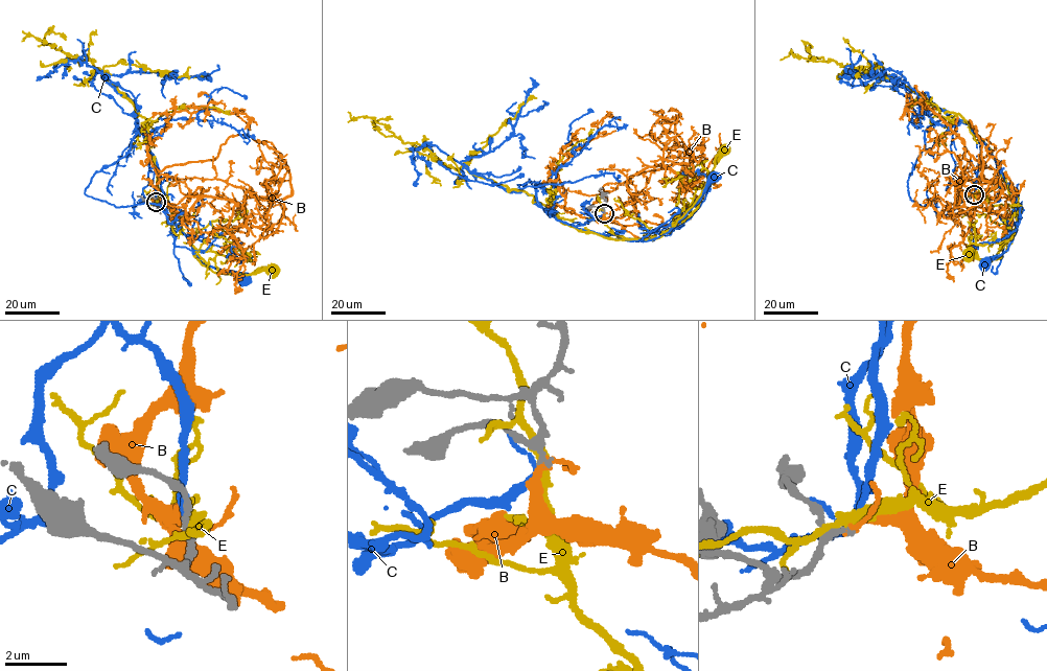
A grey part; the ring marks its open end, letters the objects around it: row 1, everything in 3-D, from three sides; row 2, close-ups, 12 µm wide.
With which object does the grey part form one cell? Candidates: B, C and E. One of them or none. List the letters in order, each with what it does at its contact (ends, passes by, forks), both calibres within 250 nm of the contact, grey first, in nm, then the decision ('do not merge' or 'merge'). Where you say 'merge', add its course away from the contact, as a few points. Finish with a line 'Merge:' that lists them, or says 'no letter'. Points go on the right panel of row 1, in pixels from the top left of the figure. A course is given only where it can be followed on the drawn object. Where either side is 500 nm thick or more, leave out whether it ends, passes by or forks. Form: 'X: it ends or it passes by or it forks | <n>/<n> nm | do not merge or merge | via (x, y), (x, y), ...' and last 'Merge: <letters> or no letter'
B: it passes by | 240/200 nm | merge | via (974, 194), (996, 148), (970, 120), (981, 177), (997, 185), (980, 197), (957, 186), (956, 202), (987, 209)
C: it passes by | 200/150 nm | do not merge
E: it passes by | 280/280 nm | do not merge
Merge: B

